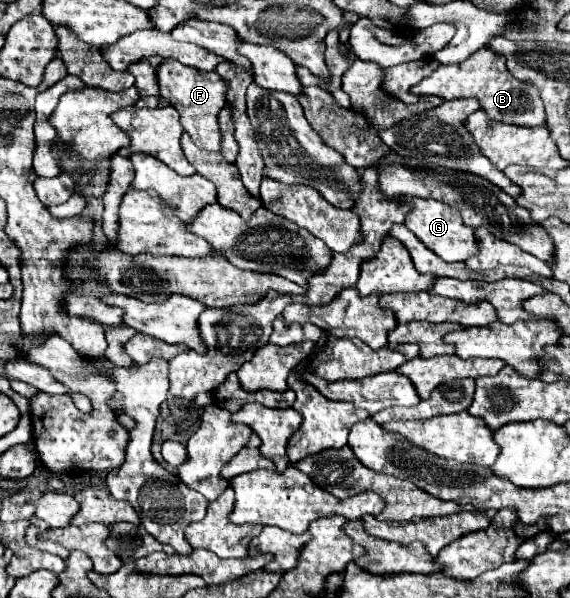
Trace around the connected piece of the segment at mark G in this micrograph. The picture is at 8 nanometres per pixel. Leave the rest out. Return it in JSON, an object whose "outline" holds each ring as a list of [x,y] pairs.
{"outline":[[[407,198],[411,204],[411,212],[405,218],[405,226],[439,258],[445,262],[461,262],[467,260],[469,256],[477,254],[477,240],[471,228],[463,226],[457,210],[451,210],[451,206],[437,202],[437,200],[425,200],[425,198]]]}

